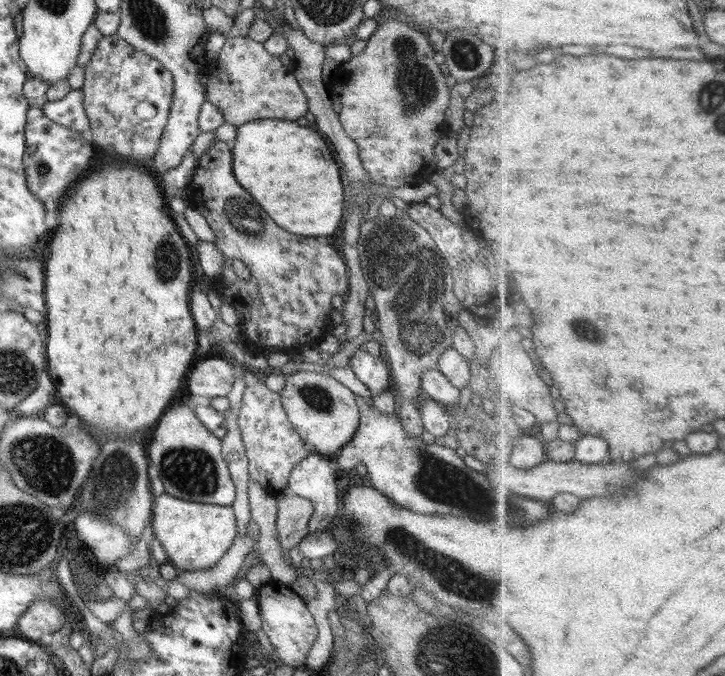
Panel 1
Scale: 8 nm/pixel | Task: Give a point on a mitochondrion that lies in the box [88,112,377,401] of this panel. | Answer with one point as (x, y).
(248, 221)

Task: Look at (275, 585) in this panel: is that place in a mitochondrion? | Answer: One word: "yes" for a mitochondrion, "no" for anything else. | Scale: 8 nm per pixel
no

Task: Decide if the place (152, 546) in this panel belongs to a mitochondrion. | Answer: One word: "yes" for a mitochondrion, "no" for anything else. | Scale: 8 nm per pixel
no

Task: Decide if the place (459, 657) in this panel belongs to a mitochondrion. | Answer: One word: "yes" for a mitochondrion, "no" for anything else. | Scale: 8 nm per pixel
yes

